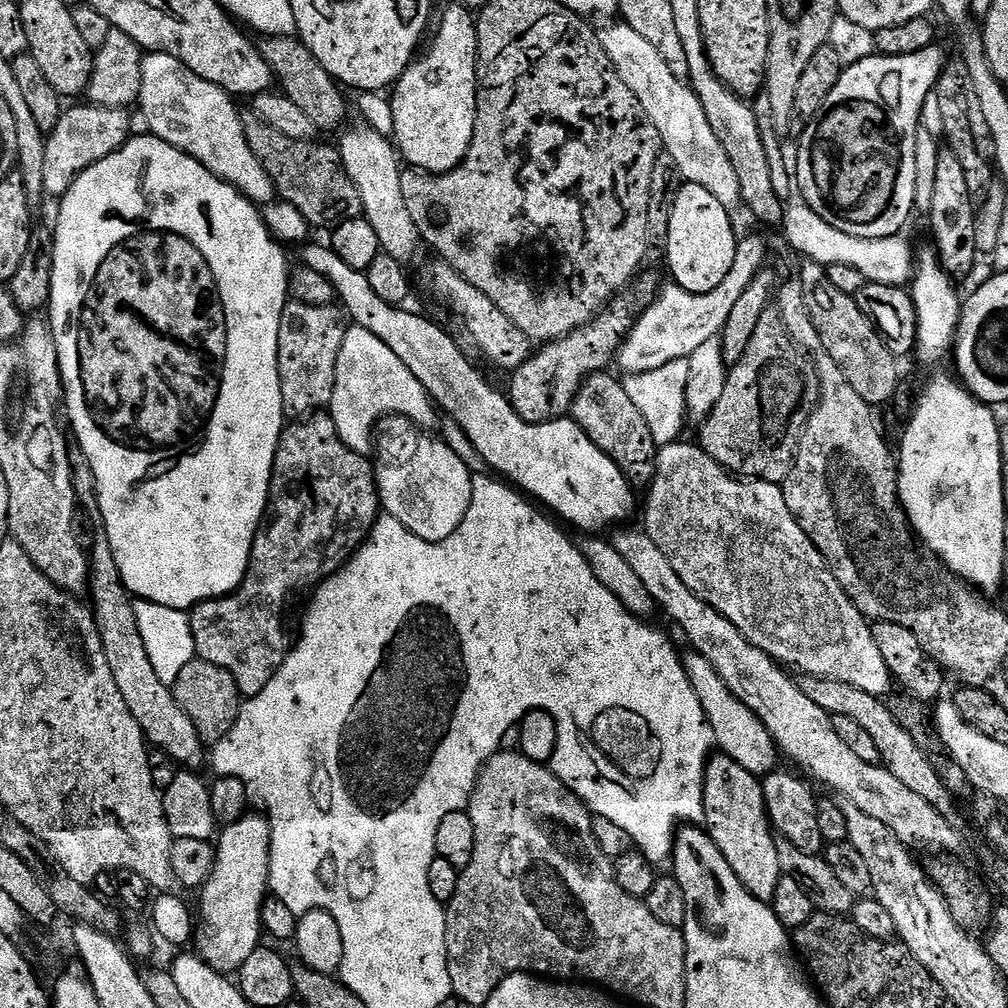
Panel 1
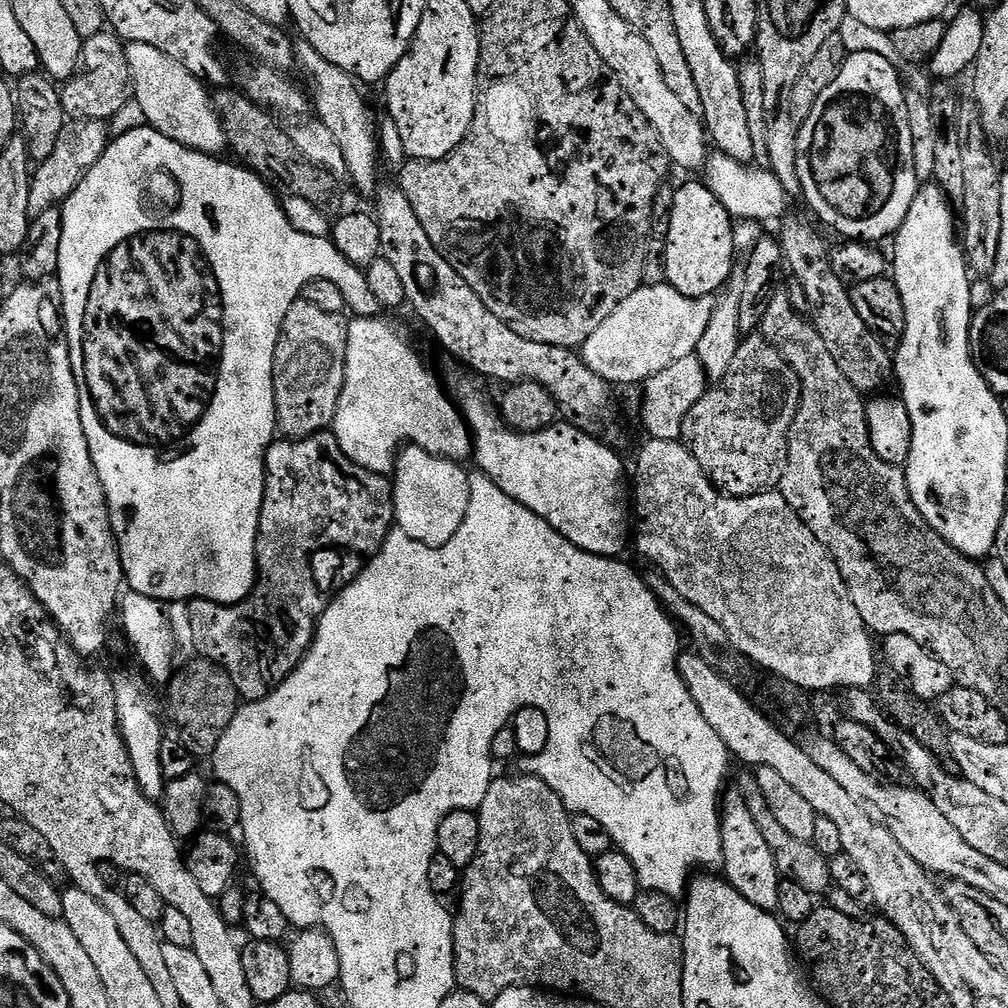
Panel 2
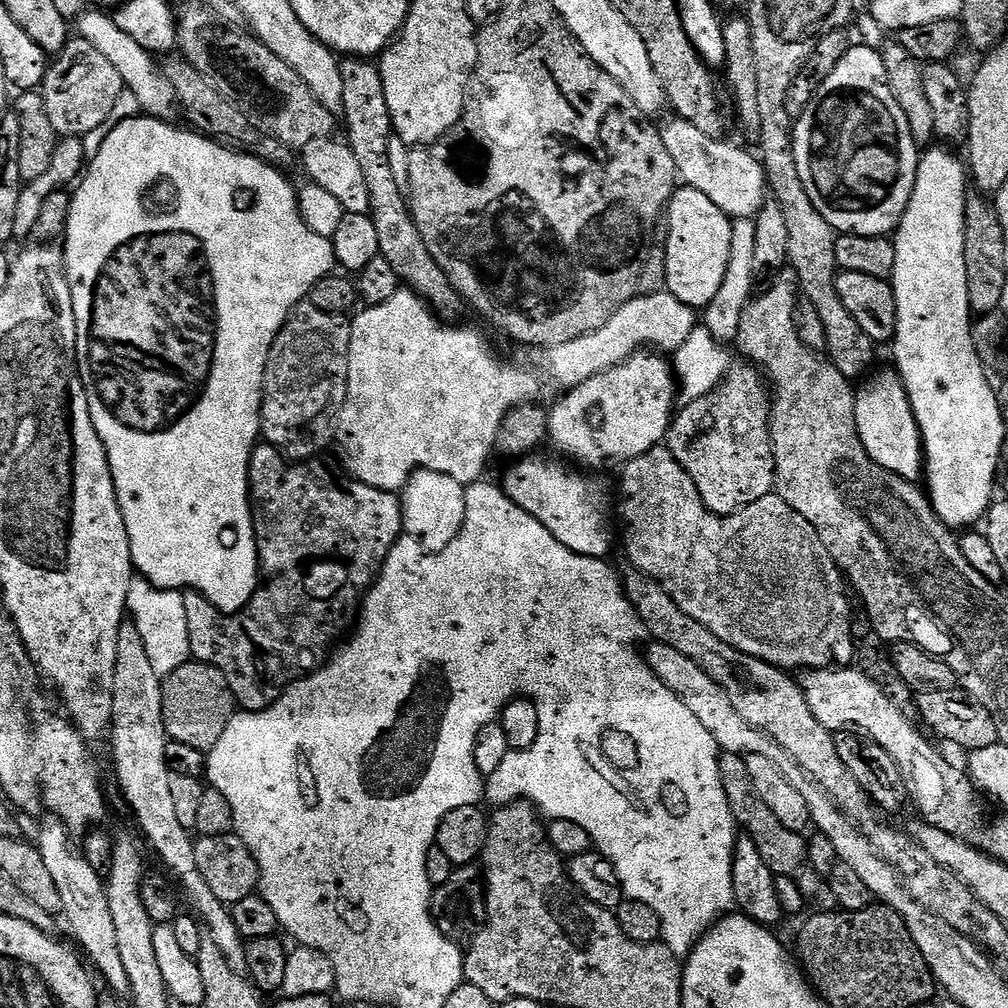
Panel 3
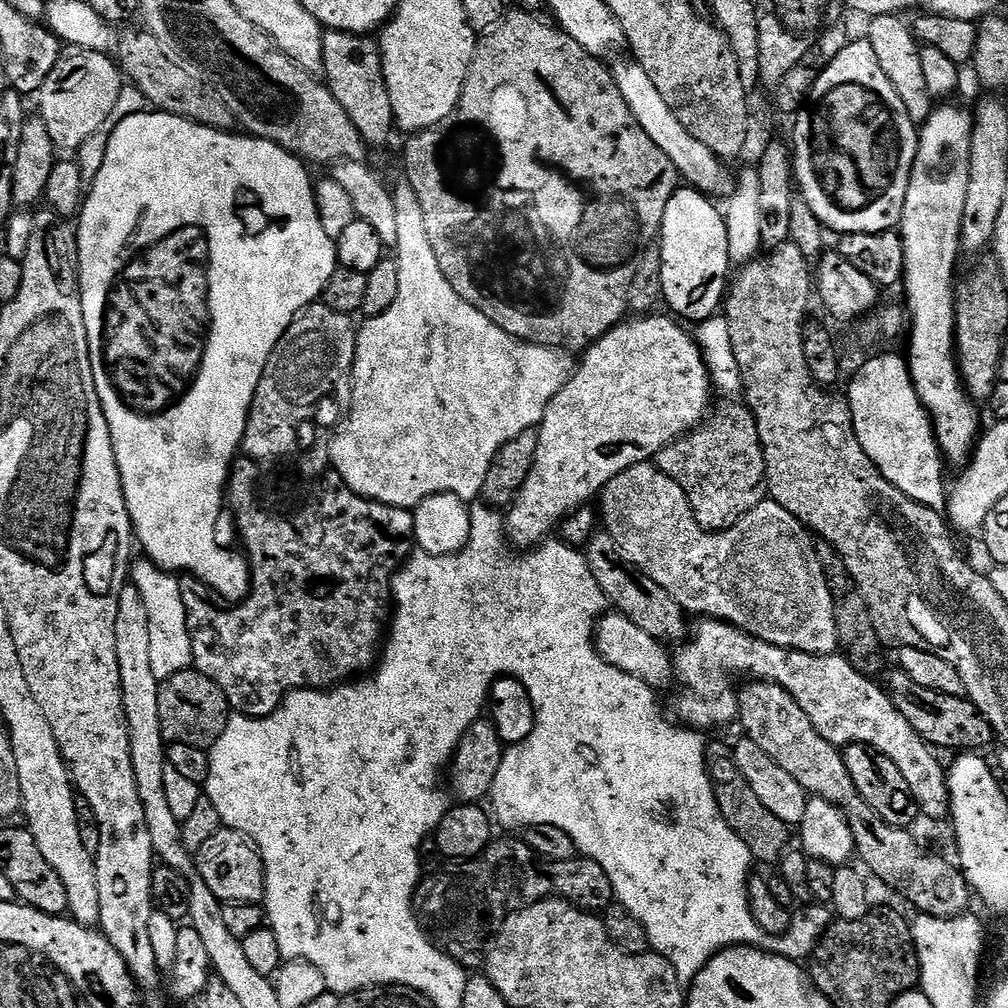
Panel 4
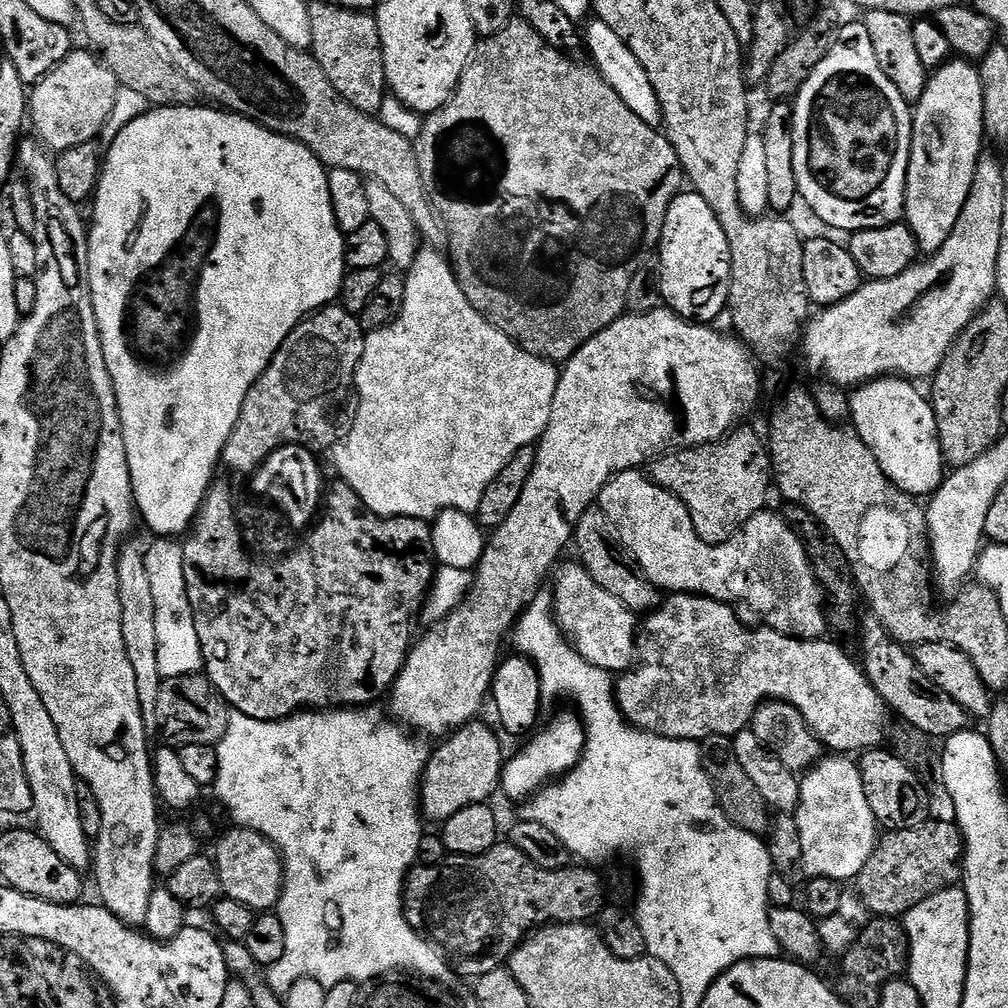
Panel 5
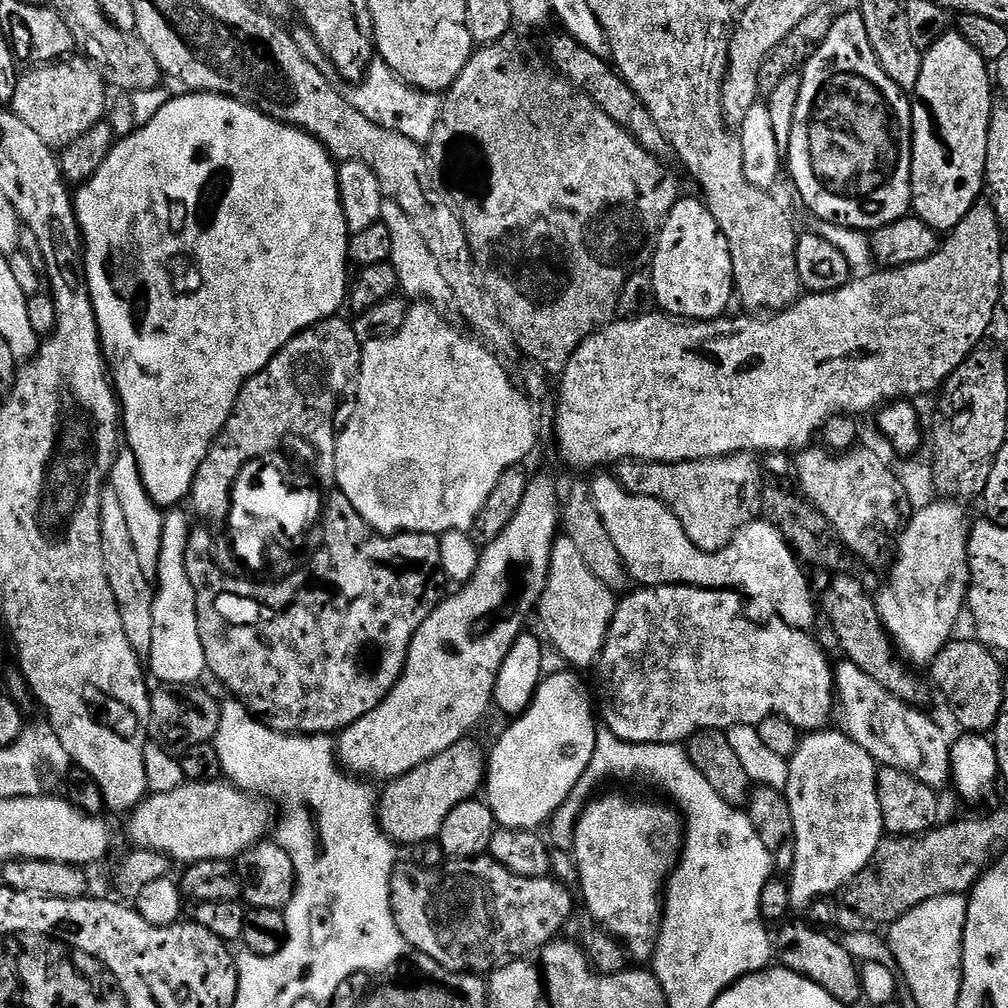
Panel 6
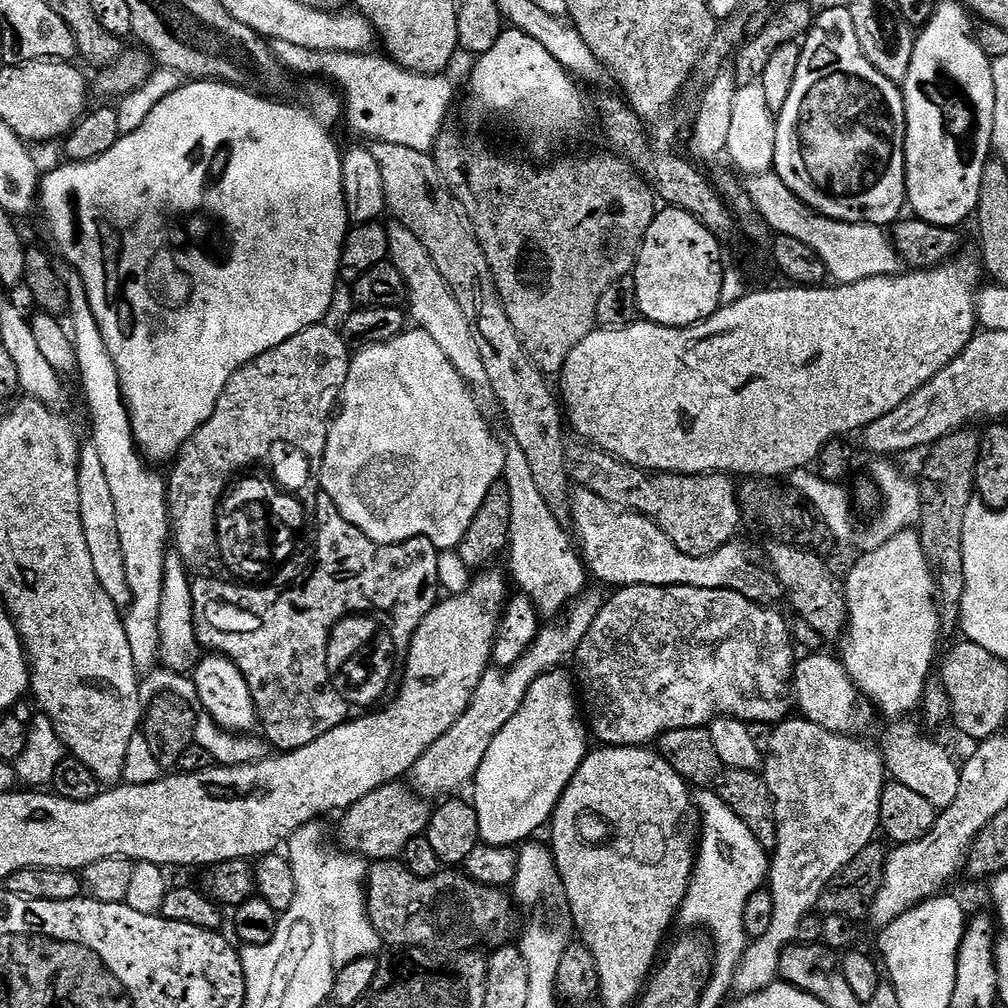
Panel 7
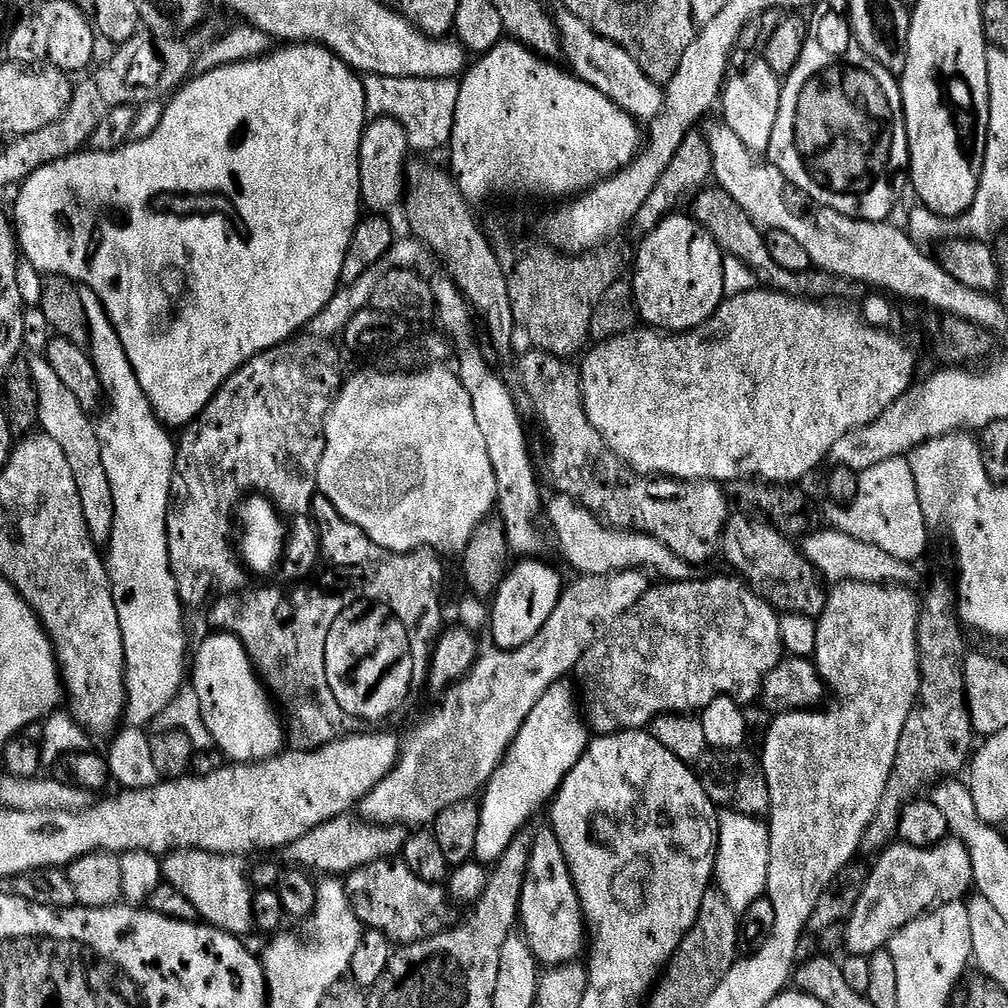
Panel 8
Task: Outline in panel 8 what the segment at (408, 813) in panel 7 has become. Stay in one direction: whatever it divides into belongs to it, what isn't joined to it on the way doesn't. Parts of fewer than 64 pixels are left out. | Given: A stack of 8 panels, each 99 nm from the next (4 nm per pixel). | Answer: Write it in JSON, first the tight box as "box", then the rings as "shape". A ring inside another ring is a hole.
{"box":[282,814,409,876],"shape":[[[345,814],[316,826],[302,838],[296,839],[283,849],[282,856],[294,863],[291,865],[313,873],[344,876],[375,861],[393,859],[401,855],[408,837],[409,833],[403,825],[373,824],[371,821],[362,818],[356,820],[353,815]]]}

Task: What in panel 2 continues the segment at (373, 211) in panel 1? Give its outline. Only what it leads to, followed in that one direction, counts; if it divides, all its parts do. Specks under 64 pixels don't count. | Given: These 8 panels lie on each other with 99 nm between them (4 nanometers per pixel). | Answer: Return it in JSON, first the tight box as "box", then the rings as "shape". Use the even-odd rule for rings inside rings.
{"box":[296,38,381,197],"shape":[[[300,38],[296,40],[296,62],[306,75],[312,79],[314,112],[324,125],[334,134],[338,146],[342,146],[342,154],[346,157],[346,170],[352,184],[362,195],[371,197],[381,183],[380,164],[381,149],[378,143],[378,128],[373,122],[368,104],[364,101],[361,85],[346,70],[338,70],[334,62],[326,62],[310,42]]]}

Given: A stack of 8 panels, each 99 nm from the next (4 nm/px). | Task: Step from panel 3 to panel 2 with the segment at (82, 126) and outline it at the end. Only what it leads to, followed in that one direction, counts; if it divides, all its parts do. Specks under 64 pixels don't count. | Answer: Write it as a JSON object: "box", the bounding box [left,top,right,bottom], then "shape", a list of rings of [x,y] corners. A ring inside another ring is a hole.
{"box":[60,30,134,122],"shape":[[[111,30],[94,34],[94,38],[84,41],[84,49],[80,55],[80,68],[76,71],[76,75],[63,85],[60,93],[61,102],[64,103],[64,109],[69,117],[108,122],[111,121],[111,116],[118,115],[127,104],[130,104],[134,93],[132,90],[132,71],[130,70],[130,62],[126,60],[125,47],[125,41]]]}

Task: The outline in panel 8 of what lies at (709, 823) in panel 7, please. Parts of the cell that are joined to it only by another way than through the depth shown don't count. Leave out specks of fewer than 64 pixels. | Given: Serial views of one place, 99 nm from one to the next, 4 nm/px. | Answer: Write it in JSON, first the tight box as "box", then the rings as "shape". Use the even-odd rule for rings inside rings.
{"box":[715,817,770,913],"shape":[[[731,817],[732,825],[727,825],[726,834],[721,835],[720,847],[716,849],[715,883],[736,913],[745,912],[750,902],[761,899],[768,891],[768,863],[770,862],[770,834],[767,823],[760,818]]]}

